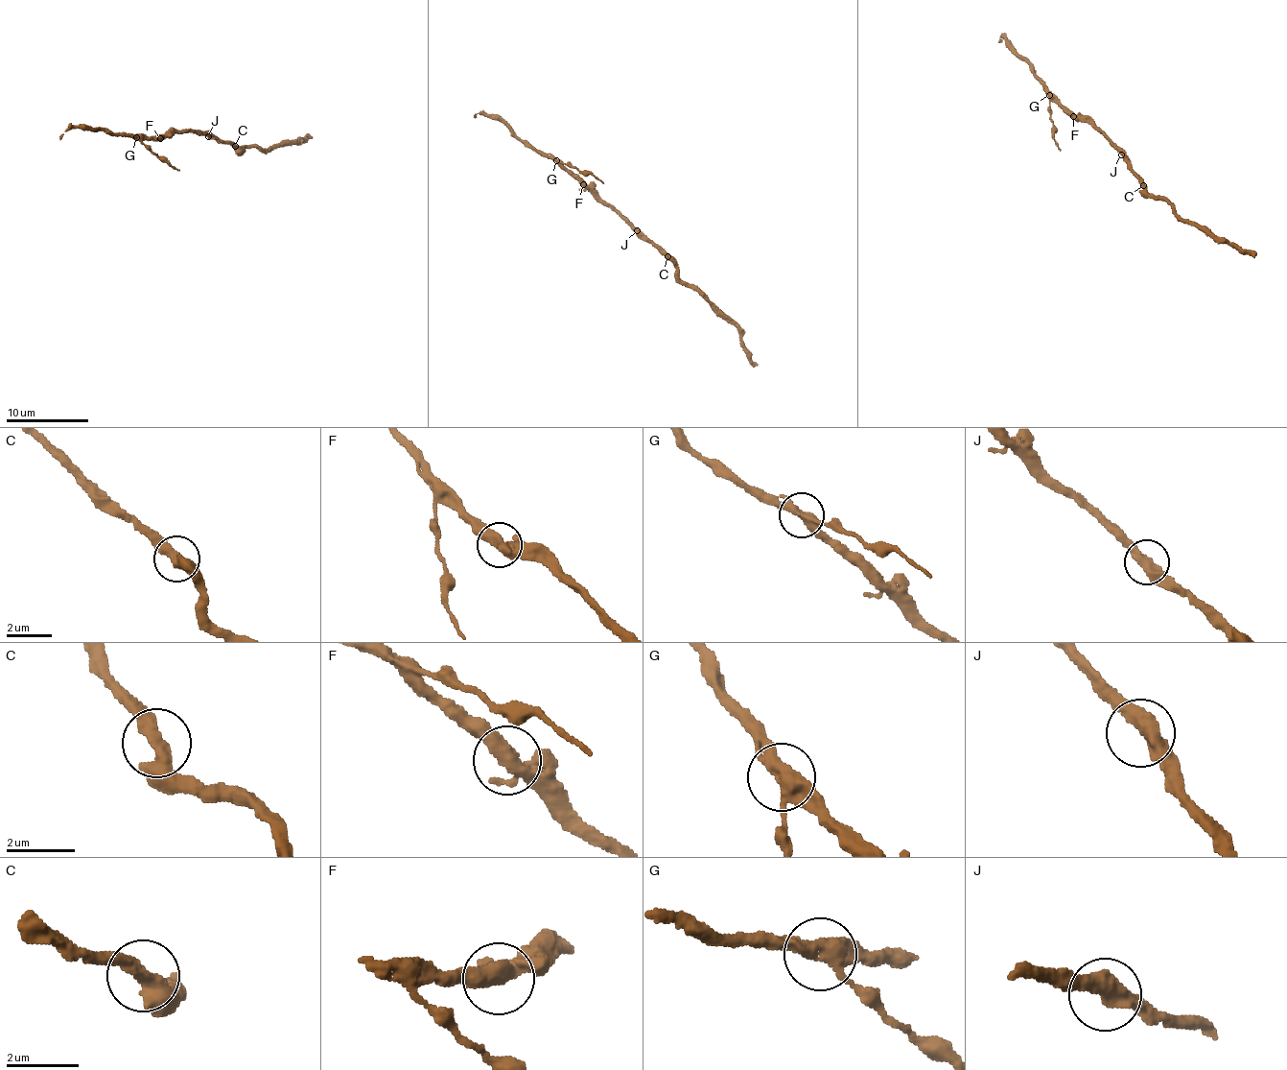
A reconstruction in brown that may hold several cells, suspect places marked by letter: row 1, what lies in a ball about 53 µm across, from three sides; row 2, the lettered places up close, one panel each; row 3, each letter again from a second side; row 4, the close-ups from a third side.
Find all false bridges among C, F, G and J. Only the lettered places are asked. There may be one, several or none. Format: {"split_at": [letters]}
{"split_at": ["G"]}

